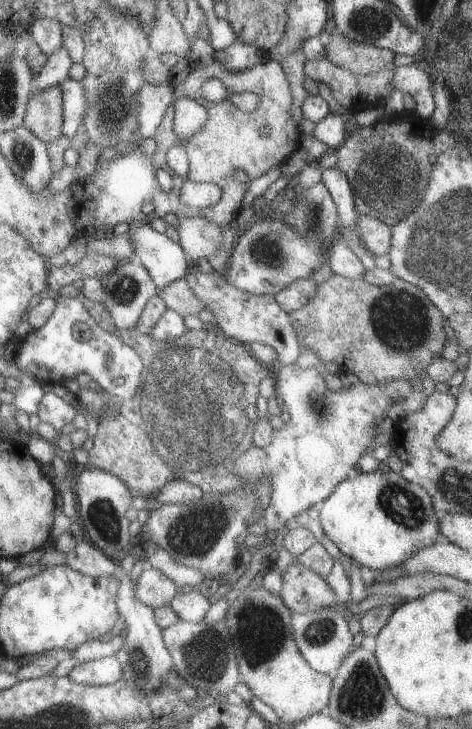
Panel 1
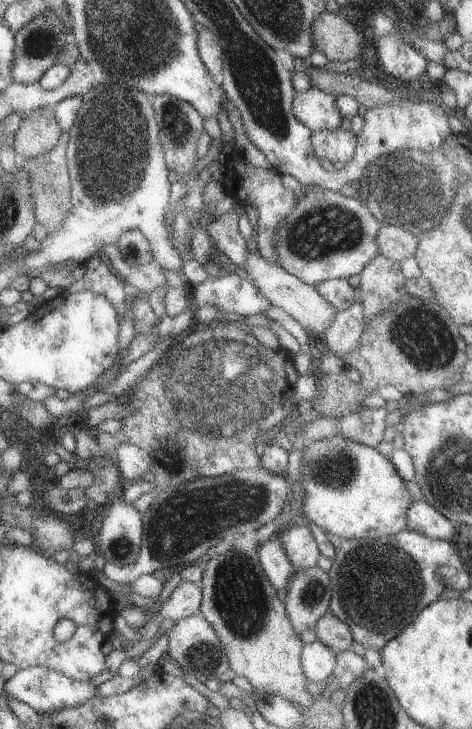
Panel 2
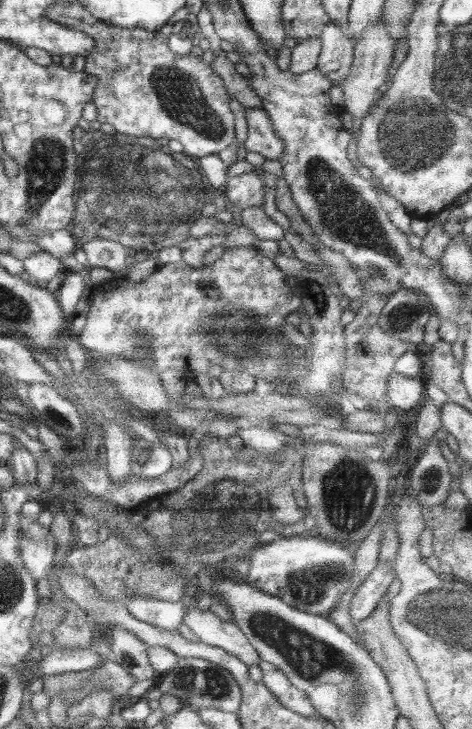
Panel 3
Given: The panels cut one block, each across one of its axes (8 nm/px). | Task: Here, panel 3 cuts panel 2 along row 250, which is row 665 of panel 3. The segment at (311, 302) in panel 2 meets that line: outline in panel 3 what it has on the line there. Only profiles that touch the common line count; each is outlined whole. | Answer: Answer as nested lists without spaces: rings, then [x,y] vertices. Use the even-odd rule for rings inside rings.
[[[184,600],[184,603],[182,623],[193,632],[198,642],[221,648],[247,666],[253,666],[260,661],[257,652],[247,643],[247,638],[231,621],[221,620],[208,610],[201,611],[190,606],[190,600]]]

